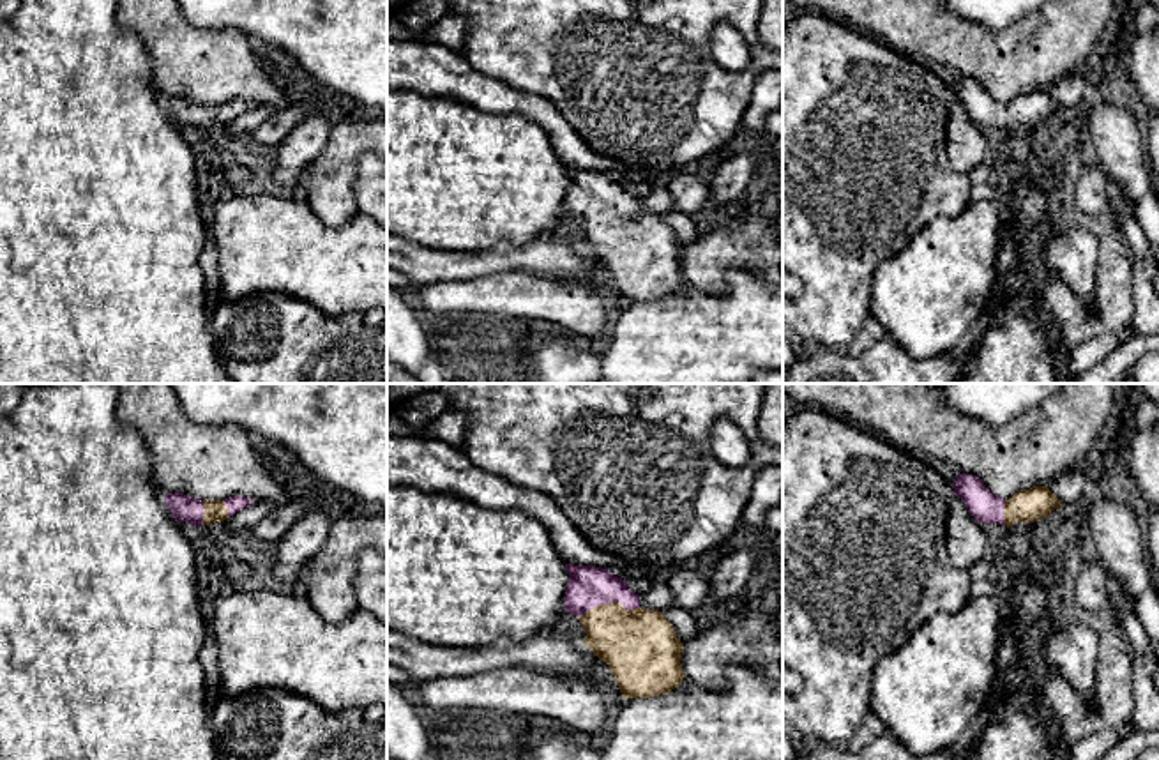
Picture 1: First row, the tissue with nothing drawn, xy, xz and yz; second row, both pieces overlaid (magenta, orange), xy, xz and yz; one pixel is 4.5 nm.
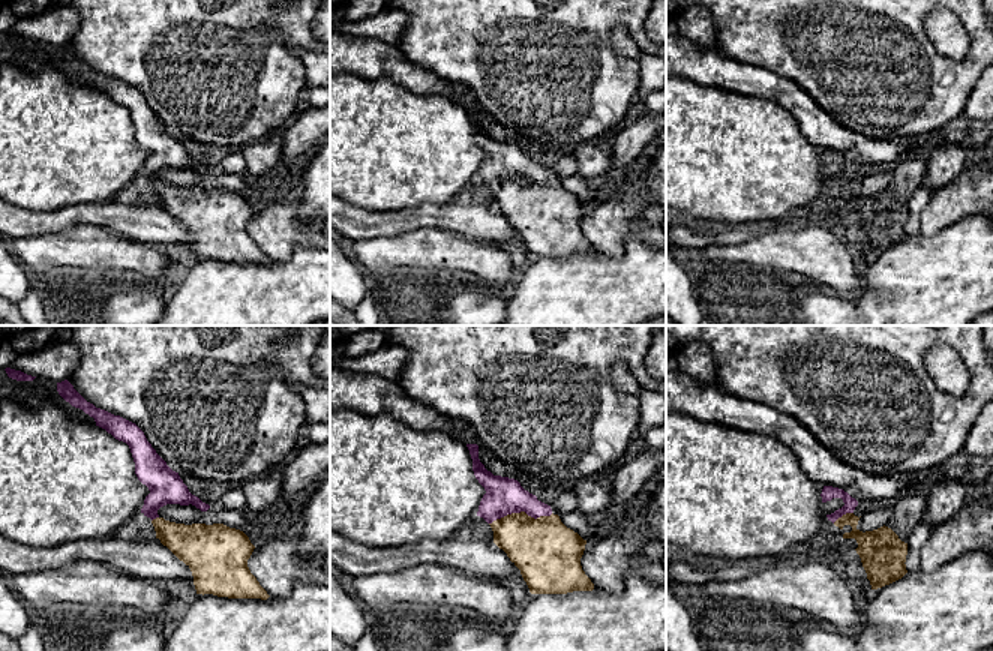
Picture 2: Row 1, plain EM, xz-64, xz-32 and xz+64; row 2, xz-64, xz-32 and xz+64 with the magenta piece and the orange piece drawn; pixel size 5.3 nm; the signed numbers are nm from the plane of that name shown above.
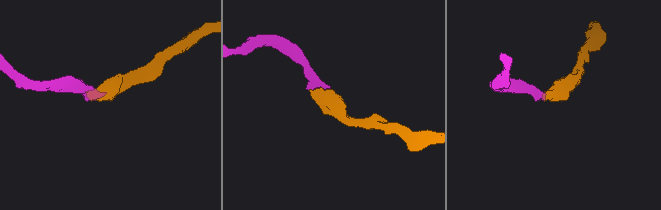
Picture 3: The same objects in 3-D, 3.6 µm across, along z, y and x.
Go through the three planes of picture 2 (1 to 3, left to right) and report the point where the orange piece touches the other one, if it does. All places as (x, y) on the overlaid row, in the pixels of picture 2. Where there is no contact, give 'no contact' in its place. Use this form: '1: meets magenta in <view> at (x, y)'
1: meets magenta in xz-64 at (155, 518)
2: meets magenta in xz-32 at (521, 510)
3: meets magenta in xz+64 at (842, 515)

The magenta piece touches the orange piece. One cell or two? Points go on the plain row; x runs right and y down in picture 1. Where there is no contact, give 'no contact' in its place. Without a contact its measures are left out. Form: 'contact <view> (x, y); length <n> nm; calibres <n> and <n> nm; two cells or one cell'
contact xz (606, 207); length 300 nm; calibres 190 and 340 nm; one cell

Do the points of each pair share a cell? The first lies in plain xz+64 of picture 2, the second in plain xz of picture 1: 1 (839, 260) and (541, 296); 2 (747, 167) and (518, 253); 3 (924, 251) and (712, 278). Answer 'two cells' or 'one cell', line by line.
1: one cell
2: two cells
3: two cells

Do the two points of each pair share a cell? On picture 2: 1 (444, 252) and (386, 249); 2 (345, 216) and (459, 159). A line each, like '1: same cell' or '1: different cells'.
1: same cell
2: different cells

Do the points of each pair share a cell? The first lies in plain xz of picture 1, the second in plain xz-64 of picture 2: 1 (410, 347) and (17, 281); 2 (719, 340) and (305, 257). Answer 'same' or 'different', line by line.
1: same
2: same

